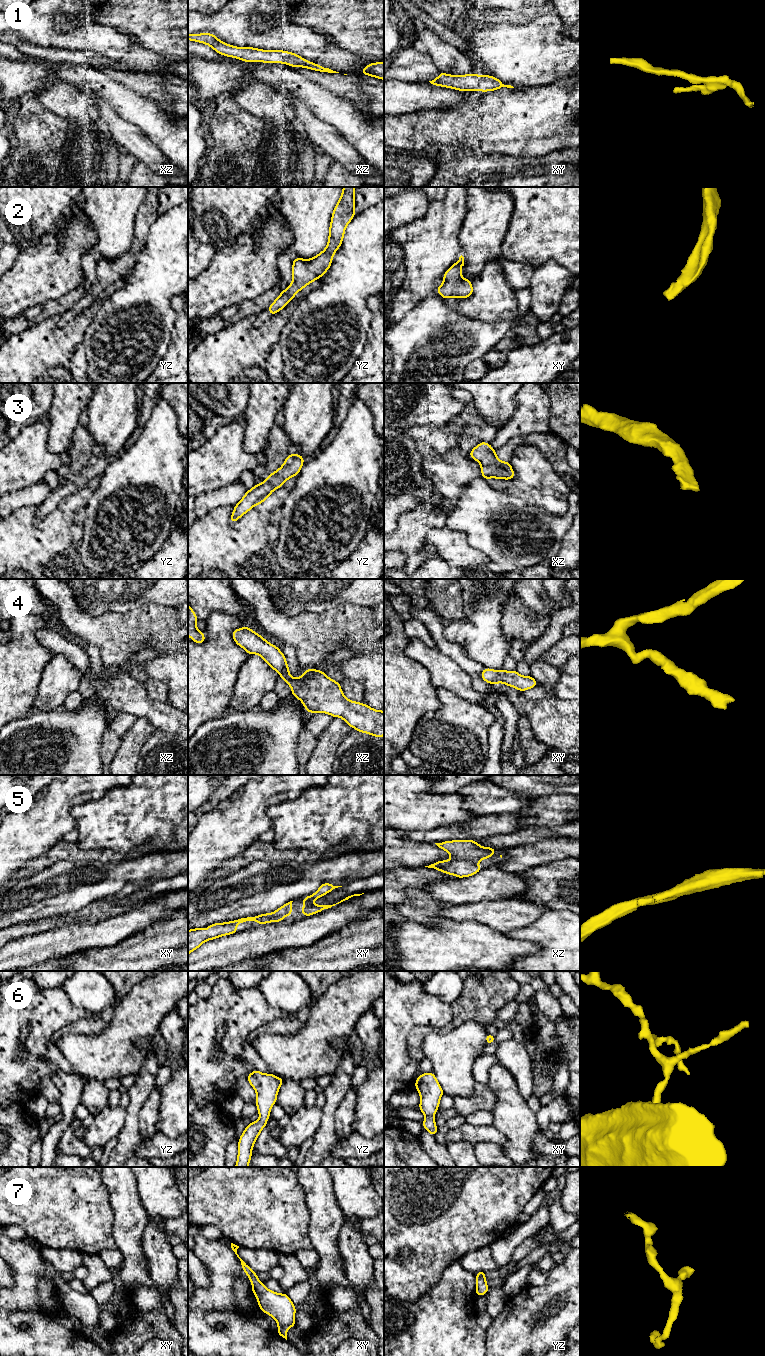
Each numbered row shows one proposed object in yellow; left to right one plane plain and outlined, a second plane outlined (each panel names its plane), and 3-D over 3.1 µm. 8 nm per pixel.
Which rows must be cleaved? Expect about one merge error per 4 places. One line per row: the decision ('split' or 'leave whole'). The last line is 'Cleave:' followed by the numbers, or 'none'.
1: leave whole
2: leave whole
3: leave whole
4: leave whole
5: leave whole
6: leave whole
7: leave whole
Cleave: none

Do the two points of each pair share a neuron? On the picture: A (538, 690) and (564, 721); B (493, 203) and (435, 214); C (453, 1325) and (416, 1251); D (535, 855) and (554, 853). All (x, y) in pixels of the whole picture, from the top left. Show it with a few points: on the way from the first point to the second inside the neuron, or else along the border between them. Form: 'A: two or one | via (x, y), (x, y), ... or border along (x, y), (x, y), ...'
A: two | border along (522, 692), (532, 699), (542, 699), (546, 696)
B: two | border along (467, 197), (466, 215), (459, 230)
C: two | border along (446, 1266), (441, 1279), (415, 1301)
D: one | via (540, 853), (549, 853)

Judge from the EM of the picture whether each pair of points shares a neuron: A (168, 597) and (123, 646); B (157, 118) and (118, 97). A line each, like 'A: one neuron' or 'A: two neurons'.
A: two neurons
B: one neuron

